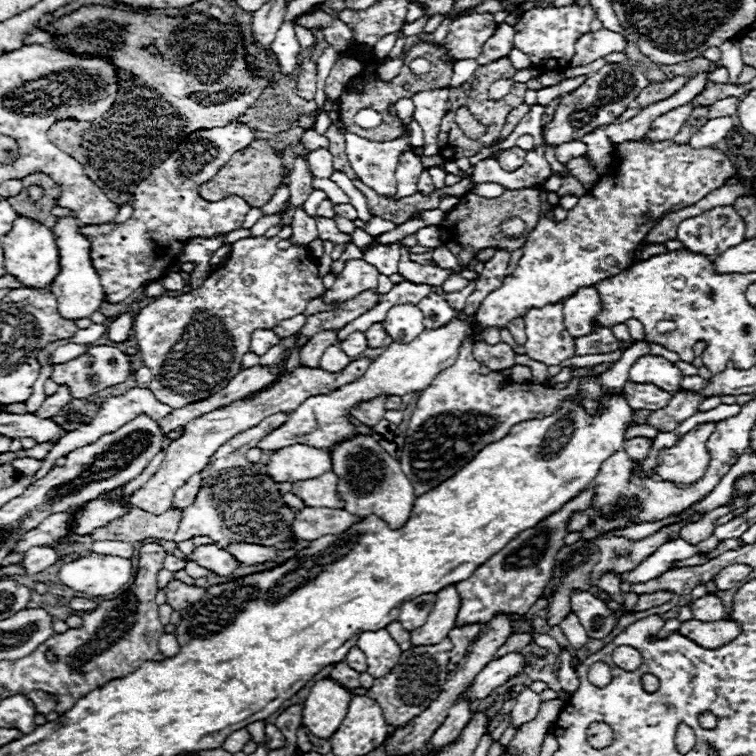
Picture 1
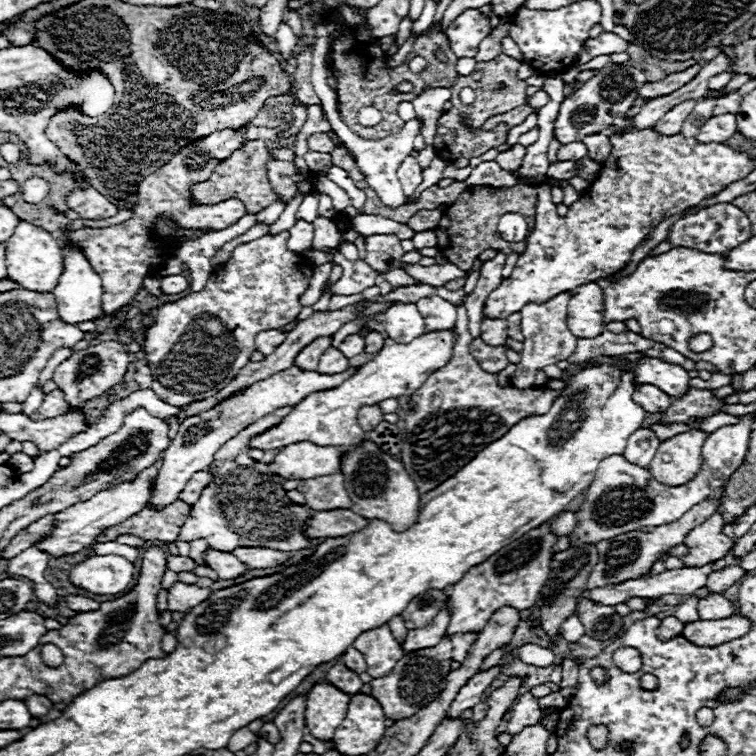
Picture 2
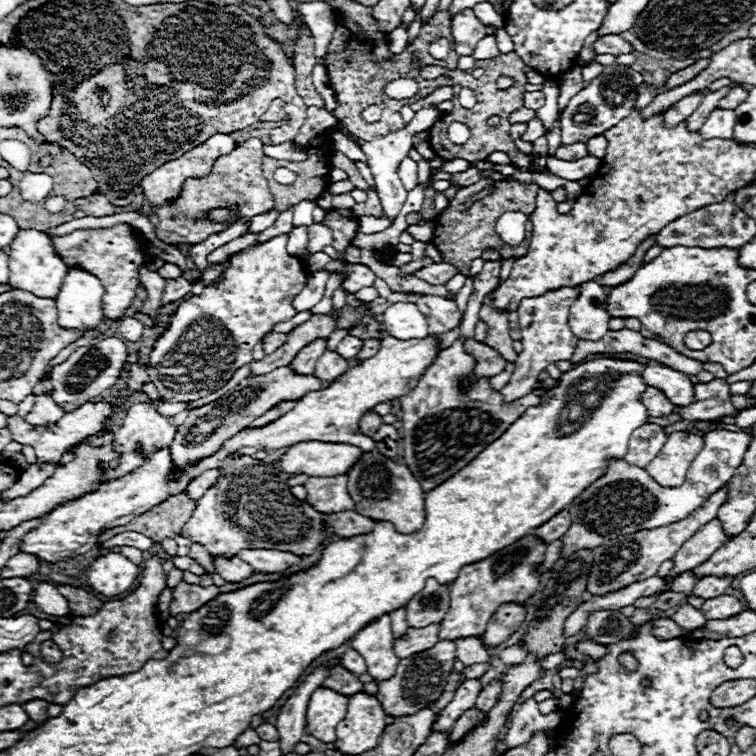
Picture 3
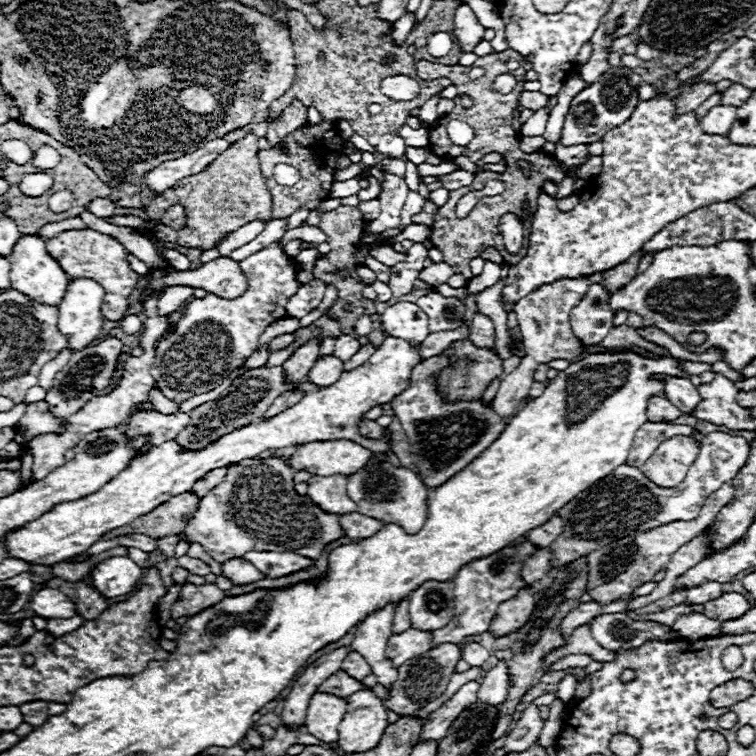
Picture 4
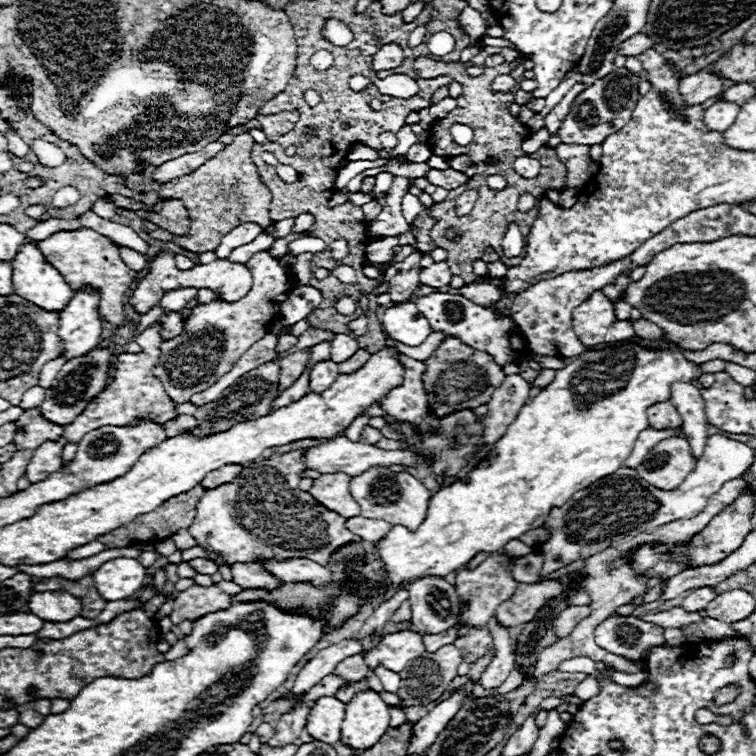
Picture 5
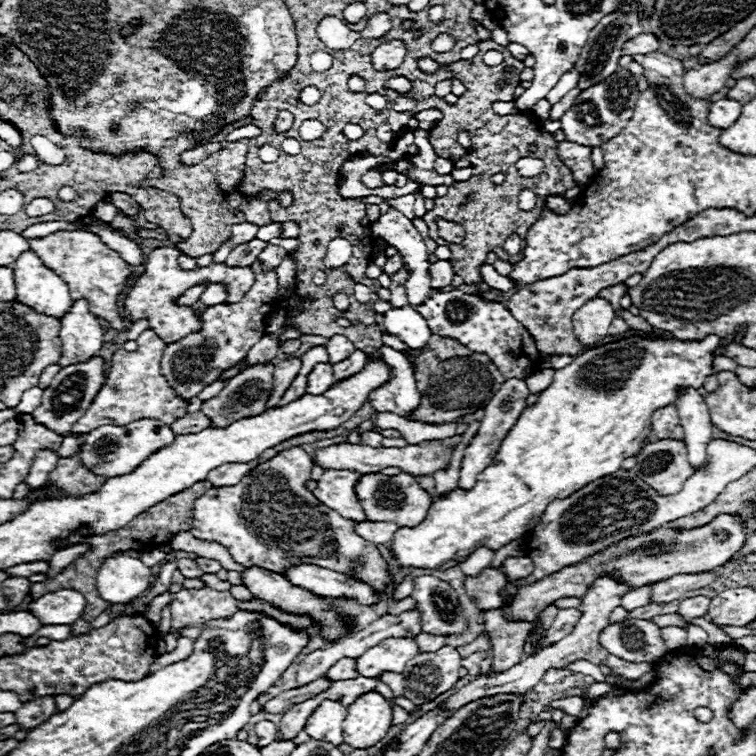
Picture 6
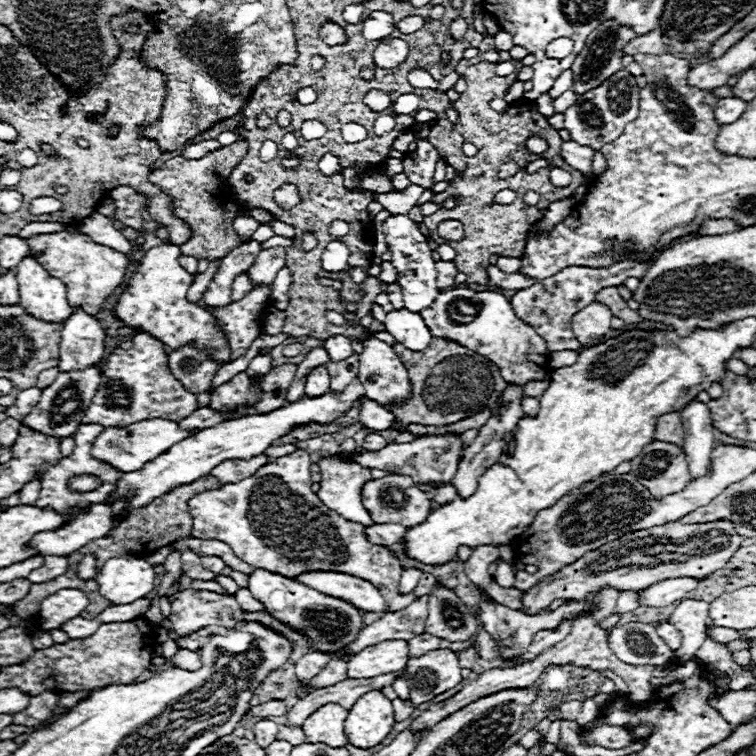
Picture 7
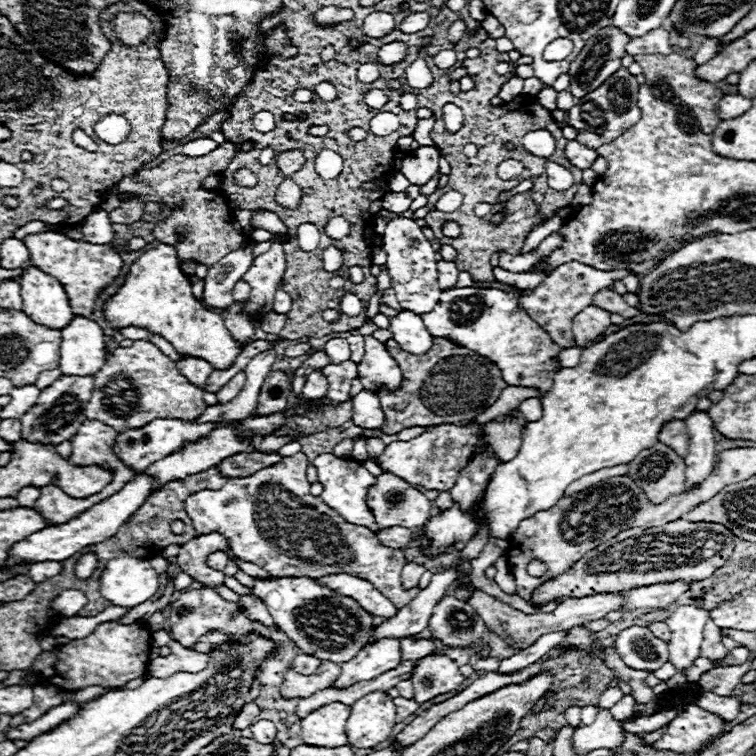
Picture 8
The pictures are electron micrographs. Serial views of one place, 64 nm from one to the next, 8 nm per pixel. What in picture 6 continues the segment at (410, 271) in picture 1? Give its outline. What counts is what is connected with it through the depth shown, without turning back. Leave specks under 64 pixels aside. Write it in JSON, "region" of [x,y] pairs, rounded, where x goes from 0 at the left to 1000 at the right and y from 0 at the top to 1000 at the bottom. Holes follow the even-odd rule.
{"region":[[[579,344],[571,349],[569,354],[571,360],[571,378],[574,381],[587,381],[587,378],[595,378],[598,368],[601,368],[601,354],[593,344]]]}

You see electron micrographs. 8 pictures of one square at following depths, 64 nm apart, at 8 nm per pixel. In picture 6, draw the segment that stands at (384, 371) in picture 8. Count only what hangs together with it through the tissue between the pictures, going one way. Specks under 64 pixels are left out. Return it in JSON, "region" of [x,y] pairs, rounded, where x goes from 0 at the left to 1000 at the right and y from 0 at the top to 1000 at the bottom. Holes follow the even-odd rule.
{"region":[[[511,455],[503,458],[495,468],[487,468],[487,479],[495,474],[508,476],[519,487],[519,497],[513,508],[505,508],[503,513],[489,519],[487,532],[503,545],[521,545],[526,550],[537,550],[556,532],[545,481],[537,476],[534,468]]]}

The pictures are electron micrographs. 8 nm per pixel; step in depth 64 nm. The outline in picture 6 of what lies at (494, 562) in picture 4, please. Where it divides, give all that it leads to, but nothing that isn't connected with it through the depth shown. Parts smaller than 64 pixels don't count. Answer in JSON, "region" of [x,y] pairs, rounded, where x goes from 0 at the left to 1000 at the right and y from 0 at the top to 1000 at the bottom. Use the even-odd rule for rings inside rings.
{"region":[[[643,751],[632,765],[616,765],[616,783],[630,791],[635,807],[661,804],[667,794],[661,791],[661,780],[669,775],[669,762],[664,759],[664,751],[651,754]],[[561,836],[550,841],[550,852],[556,854],[556,865],[582,860],[587,854],[587,847],[590,847],[590,841],[571,841],[571,839],[561,839]]]}

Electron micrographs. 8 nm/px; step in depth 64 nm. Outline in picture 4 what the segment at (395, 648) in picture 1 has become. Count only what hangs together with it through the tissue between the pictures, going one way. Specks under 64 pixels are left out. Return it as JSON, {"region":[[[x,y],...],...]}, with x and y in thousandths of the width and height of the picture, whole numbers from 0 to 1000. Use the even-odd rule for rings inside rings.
{"region":[[[511,799],[508,804],[484,815],[466,849],[471,862],[476,862],[484,870],[484,876],[492,884],[492,892],[508,910],[516,910],[526,894],[524,884],[519,884],[519,878],[508,870],[511,849],[519,841],[519,815],[524,802],[526,799]]]}

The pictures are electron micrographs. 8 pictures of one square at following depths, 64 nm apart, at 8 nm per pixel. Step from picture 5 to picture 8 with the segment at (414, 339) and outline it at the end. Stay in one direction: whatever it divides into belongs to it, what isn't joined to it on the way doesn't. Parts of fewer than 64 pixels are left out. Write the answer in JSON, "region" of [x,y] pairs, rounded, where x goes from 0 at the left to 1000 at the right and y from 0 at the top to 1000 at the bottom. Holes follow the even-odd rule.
{"region":[[[532,410],[526,418],[516,421],[516,434],[519,447],[529,455],[529,460],[534,460],[537,466],[545,466],[550,471],[566,466],[566,460],[571,460],[571,444],[563,437],[558,421],[548,413]]]}

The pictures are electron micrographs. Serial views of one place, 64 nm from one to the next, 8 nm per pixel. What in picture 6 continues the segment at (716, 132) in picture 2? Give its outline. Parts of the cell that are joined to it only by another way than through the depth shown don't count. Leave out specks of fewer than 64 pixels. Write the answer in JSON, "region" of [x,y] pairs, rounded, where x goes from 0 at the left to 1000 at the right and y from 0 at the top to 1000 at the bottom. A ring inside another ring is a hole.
{"region":[[[955,130],[950,135],[942,135],[937,156],[939,156],[942,167],[963,169],[963,167],[968,167],[974,161],[979,148],[981,148],[981,138],[979,135],[966,132],[966,130]]]}

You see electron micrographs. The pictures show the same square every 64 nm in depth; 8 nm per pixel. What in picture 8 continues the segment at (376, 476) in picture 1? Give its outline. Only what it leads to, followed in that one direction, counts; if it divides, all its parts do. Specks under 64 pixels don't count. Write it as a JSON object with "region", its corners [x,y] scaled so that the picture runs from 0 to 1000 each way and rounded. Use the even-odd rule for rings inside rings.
{"region":[[[521,627],[500,630],[500,638],[487,651],[487,669],[503,698],[558,698],[571,683],[571,664]]]}

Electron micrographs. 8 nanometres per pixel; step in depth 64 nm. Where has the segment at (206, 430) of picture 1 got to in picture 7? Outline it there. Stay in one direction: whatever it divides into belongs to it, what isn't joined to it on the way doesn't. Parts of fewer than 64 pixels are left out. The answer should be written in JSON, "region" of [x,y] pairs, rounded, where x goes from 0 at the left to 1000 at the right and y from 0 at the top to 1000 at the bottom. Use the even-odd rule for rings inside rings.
{"region":[[[317,492],[304,505],[294,508],[291,513],[286,513],[280,519],[280,529],[275,537],[286,540],[286,542],[302,542],[302,540],[310,540],[310,537],[323,534],[323,532],[333,532],[339,537],[344,526],[347,526],[344,511],[333,513],[325,492]]]}

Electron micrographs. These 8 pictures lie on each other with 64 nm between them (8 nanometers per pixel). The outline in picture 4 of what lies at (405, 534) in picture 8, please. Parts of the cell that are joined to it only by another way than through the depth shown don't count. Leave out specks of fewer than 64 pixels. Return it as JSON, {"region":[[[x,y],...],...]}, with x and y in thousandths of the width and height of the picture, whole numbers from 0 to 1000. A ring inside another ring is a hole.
{"region":[[[474,677],[452,680],[450,683],[450,693],[458,701],[460,712],[479,712],[479,714],[481,712],[492,712],[508,696],[508,690],[495,688],[495,685],[487,685],[487,683],[479,683]]]}

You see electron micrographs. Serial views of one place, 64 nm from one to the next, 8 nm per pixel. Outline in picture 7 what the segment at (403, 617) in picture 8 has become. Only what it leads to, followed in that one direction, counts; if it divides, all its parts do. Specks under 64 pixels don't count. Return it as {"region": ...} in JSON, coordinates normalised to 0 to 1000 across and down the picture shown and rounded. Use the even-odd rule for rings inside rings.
{"region":[[[569,788],[550,791],[534,807],[513,810],[500,823],[481,828],[471,849],[460,854],[463,862],[476,862],[484,854],[500,852],[503,847],[516,847],[516,844],[542,847],[545,841],[556,841],[561,836],[561,820],[566,817],[566,794]]]}

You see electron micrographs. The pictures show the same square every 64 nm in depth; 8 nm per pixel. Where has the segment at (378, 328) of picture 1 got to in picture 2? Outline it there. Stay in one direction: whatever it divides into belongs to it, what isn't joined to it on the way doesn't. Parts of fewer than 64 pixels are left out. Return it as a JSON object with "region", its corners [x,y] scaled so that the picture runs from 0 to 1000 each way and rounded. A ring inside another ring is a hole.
{"region":[[[495,437],[495,439],[489,439],[489,442],[484,444],[484,455],[487,455],[487,460],[481,460],[481,466],[484,466],[484,468],[497,468],[497,466],[508,458],[508,444]]]}

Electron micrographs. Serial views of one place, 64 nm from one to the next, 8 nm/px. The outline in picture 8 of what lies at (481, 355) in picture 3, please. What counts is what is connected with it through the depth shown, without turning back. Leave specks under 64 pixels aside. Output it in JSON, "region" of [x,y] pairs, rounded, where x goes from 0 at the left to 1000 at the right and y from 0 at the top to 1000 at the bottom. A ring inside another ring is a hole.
{"region":[[[574,447],[571,460],[561,471],[534,466],[521,450],[513,450],[511,455],[513,468],[524,476],[532,492],[532,508],[521,519],[513,519],[513,513],[503,513],[500,519],[503,540],[508,545],[508,561],[503,569],[508,574],[526,574],[532,566],[542,563],[577,563],[624,556],[638,548],[638,542],[648,540],[672,511],[656,481],[590,447]]]}

